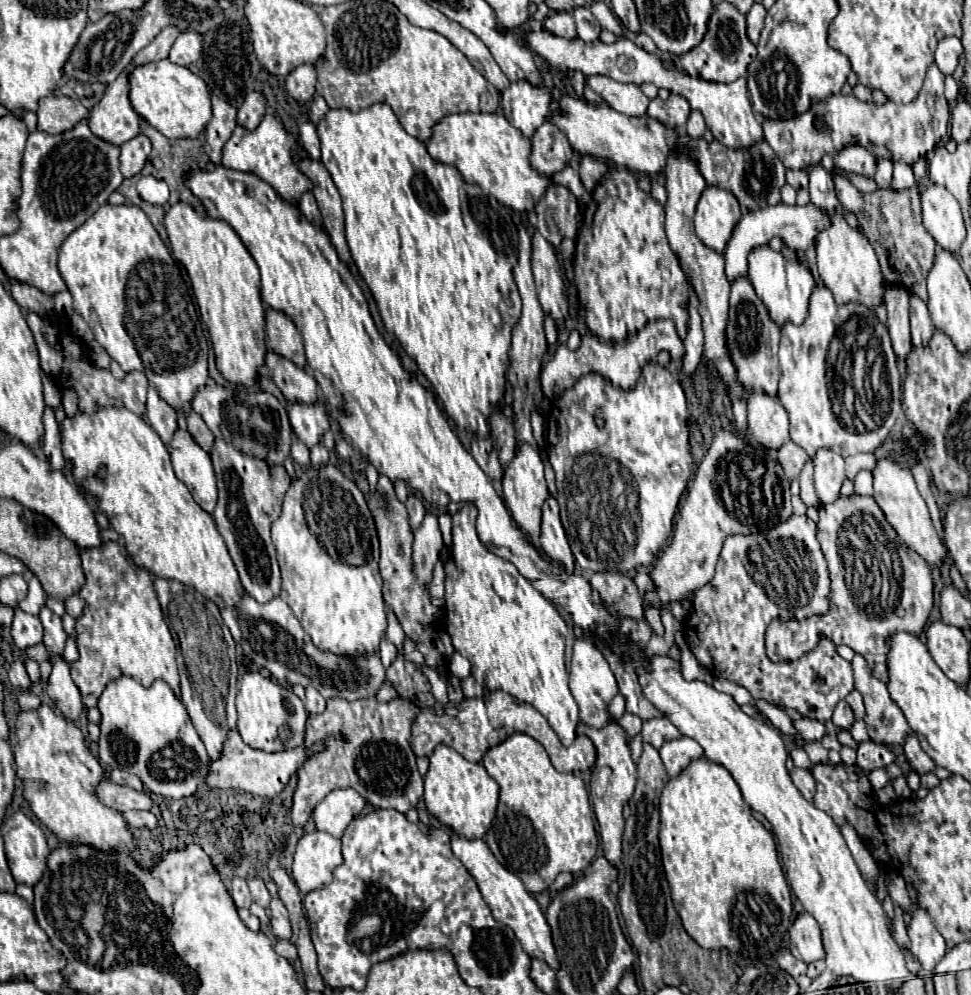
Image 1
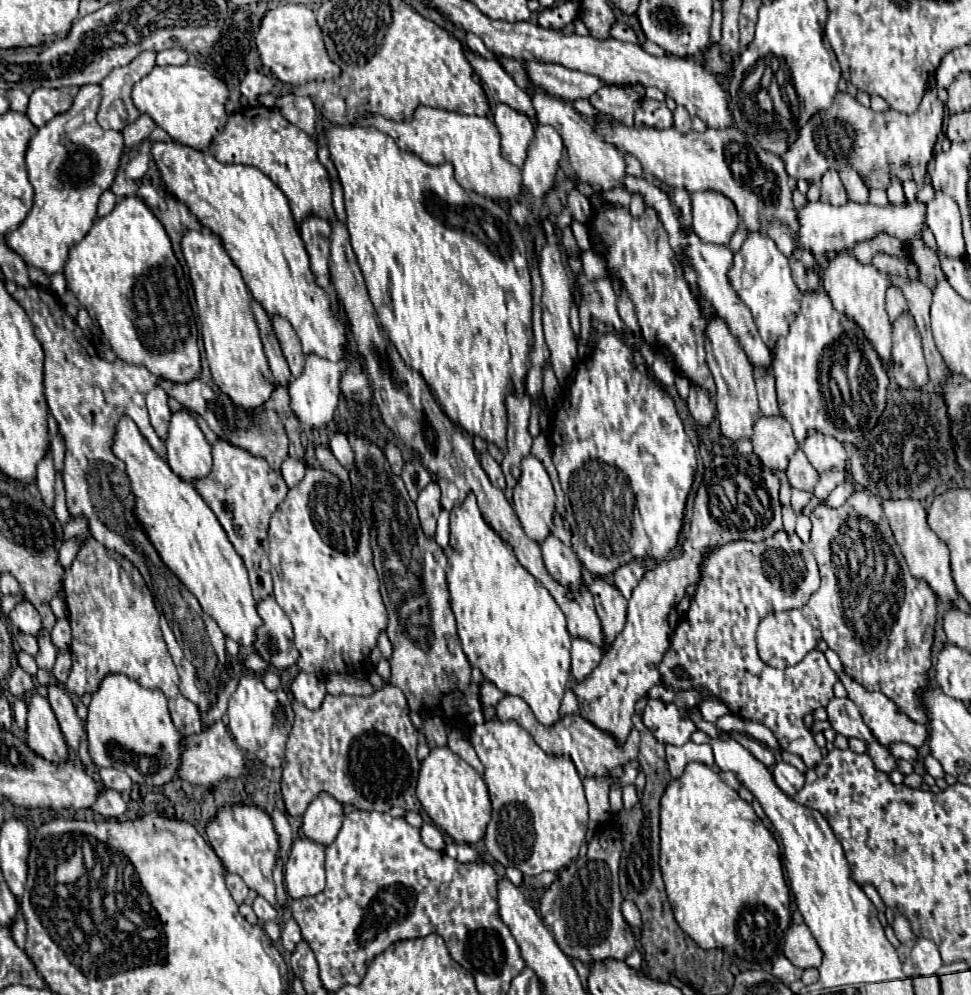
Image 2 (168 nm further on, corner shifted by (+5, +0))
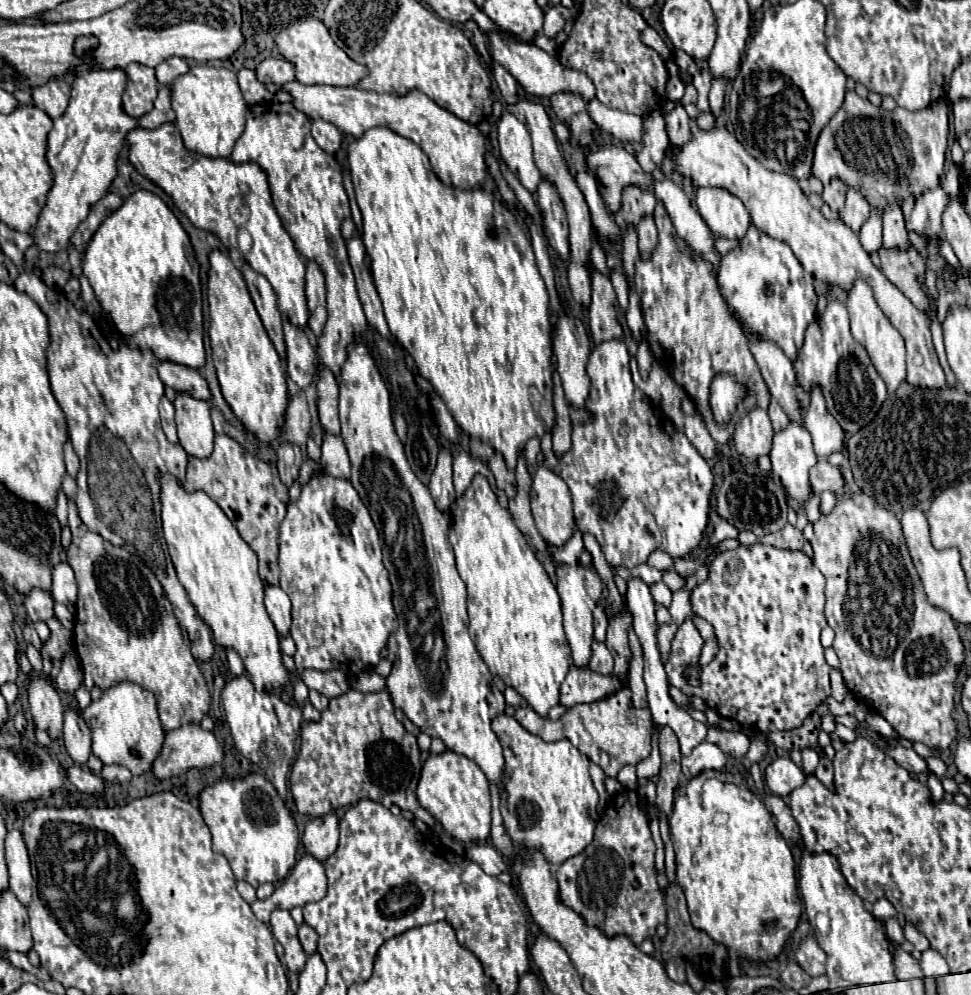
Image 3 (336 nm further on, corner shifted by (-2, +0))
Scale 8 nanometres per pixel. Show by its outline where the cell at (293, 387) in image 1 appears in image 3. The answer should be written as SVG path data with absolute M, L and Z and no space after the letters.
M244 264L242 272L244 272L246 284L248 284L250 296L254 300L254 306L262 318L262 324L264 324L280 360L284 362L286 360L286 346L284 346L284 334L282 334L282 318L276 308L276 294L272 290L270 282L262 274L256 274L248 264Z

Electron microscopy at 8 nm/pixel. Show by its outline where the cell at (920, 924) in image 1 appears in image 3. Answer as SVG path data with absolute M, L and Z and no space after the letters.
M928 948L922 952L922 958L920 958L920 968L924 972L924 976L932 976L932 978L938 978L938 976L946 976L950 974L950 968L944 960L944 956L934 950L934 948Z

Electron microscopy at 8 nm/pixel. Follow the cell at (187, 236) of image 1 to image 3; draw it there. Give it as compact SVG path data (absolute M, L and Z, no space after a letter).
M220 250L210 252L208 270L208 306L210 306L210 328L208 336L214 344L214 366L222 394L234 414L244 426L256 434L258 440L270 442L278 436L284 424L284 410L288 404L286 380L280 366L280 358L256 314L254 302L248 294L242 272L234 266L230 256Z

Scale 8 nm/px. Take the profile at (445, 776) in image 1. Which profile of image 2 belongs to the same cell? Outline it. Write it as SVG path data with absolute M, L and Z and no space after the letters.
M447 746L431 748L429 756L421 762L417 780L417 798L429 818L455 842L475 844L485 836L491 820L491 802L483 778Z

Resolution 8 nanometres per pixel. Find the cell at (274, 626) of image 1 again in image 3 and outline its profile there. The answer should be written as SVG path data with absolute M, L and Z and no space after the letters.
M266 586L266 598L264 598L266 610L270 620L274 622L278 636L286 638L290 634L290 600L284 594L284 590L280 590L280 586Z

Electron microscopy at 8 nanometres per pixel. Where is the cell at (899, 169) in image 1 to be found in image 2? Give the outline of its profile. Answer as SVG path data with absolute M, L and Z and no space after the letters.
M893 180L891 186L887 188L887 198L889 198L889 204L901 204L905 202L905 196L903 196L903 186L899 180Z

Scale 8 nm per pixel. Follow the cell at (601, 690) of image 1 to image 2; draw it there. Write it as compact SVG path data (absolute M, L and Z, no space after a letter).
M573 638L571 644L571 674L575 680L583 680L599 666L603 650L591 642L585 642L583 638Z

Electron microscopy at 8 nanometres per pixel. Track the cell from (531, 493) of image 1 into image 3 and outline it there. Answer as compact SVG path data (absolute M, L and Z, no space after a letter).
M538 466L534 472L534 480L532 480L530 504L532 504L532 518L534 518L534 524L536 524L536 530L540 532L540 536L550 546L564 546L574 532L572 502L570 502L570 492L568 492L566 482L554 470L550 470L546 466Z

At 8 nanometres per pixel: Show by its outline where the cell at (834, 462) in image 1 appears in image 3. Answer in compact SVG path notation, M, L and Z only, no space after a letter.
M812 390L810 410L804 418L804 426L812 434L812 444L818 460L828 460L830 454L844 450L844 432L828 414L820 390Z

